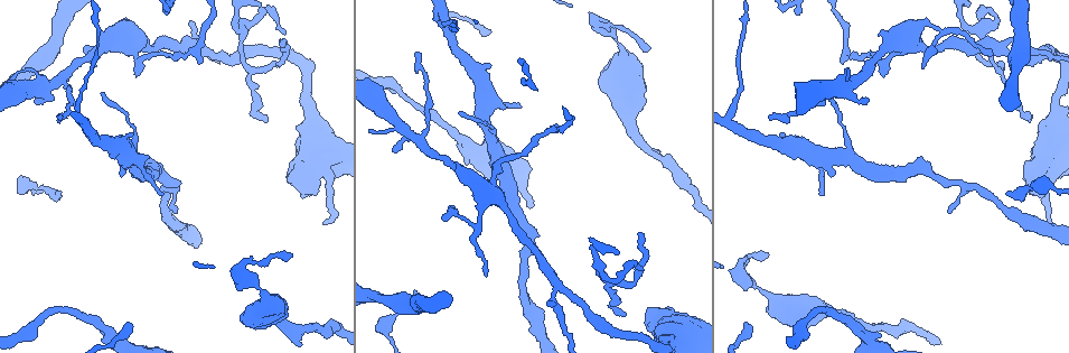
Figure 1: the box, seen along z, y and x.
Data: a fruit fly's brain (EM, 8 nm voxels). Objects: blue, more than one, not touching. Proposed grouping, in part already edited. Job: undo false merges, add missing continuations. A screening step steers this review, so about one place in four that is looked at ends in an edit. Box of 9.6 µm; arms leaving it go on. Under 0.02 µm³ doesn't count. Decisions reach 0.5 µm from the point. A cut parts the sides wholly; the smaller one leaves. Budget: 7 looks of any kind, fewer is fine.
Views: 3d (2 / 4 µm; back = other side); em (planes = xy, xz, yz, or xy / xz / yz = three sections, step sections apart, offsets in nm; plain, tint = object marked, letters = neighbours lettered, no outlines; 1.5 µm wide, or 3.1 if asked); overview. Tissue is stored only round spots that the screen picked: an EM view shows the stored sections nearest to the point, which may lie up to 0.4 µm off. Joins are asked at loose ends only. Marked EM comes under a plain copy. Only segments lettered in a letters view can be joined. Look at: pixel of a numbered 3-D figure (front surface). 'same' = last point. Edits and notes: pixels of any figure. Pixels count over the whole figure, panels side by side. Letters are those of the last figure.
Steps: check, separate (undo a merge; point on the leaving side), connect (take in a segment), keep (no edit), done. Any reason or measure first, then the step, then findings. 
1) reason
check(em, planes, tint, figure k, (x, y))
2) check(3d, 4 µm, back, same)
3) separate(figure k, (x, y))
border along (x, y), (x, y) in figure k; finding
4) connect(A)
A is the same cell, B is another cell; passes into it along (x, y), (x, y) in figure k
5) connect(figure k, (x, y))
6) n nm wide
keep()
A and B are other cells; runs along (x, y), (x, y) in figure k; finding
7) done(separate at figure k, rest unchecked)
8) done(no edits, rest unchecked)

thin end
check(3d, 4 µm, figure 1, (824, 194))

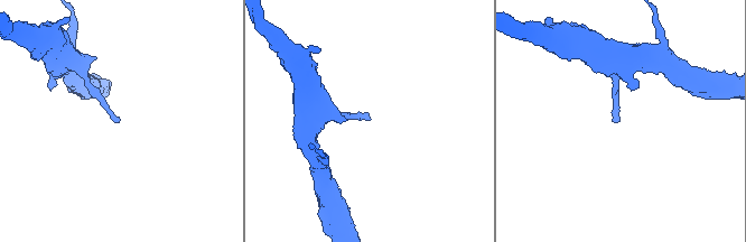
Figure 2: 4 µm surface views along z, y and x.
check(em, planes, letters, figure 2, (370, 117))

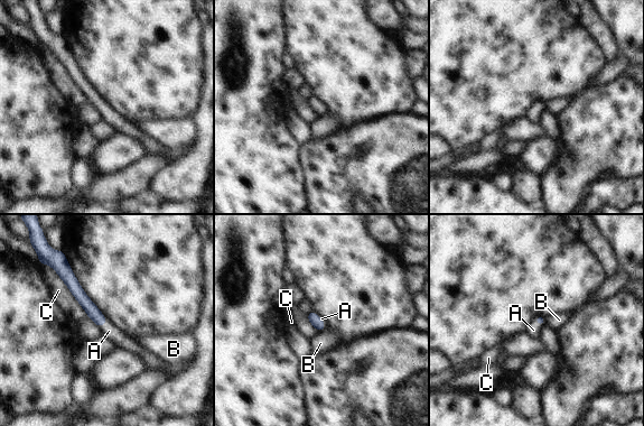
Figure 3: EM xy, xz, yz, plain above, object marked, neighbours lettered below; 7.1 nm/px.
70 nm wide
connect(A)
A is the same cell, B and C are other cells; passes into it along (540, 320), (539, 324), (533, 330) in figure 3; it goes on there

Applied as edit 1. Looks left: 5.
stops while still wide
check(em, xz, step 4, letters, figure 1, (598, 82))

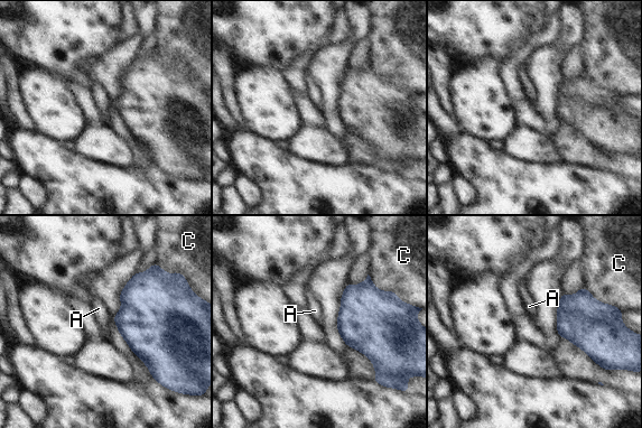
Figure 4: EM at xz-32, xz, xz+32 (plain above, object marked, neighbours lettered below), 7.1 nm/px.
check(em, planes, letters, same)

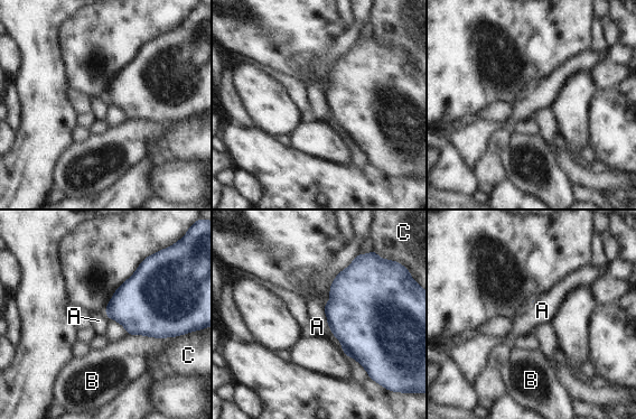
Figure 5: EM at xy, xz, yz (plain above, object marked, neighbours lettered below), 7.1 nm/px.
keep()
A, B and C are other cells; border along (323, 305), (329, 328) in figure 5; no lettered segment goes on from it

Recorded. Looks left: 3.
check(3d, 2 µm, figure 1, (59, 117))

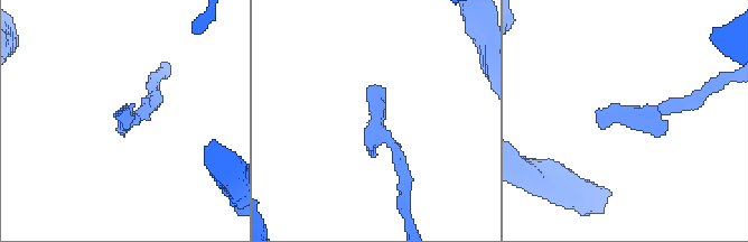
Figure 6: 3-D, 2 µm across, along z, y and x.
shape alone is not enough
check(em, planes, letters, figure 6, (371, 88))

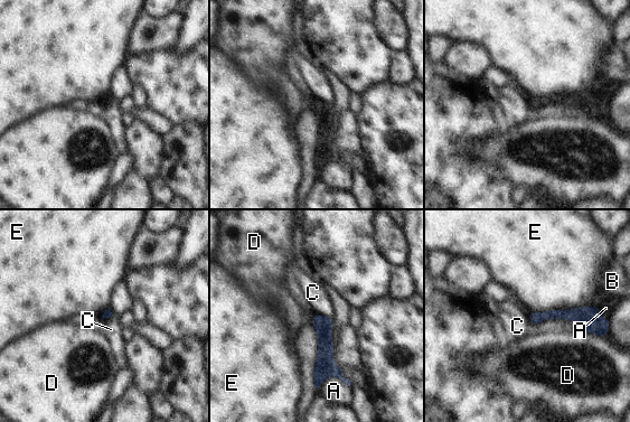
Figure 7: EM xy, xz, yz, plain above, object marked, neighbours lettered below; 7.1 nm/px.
E touches over 500 nm
keep()
A, B, C, D and E are other cells; runs along (532, 315), (582, 315), (599, 322) in figure 7; none of them fits

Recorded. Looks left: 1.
done(connect at figure 3, rest unchecked)

